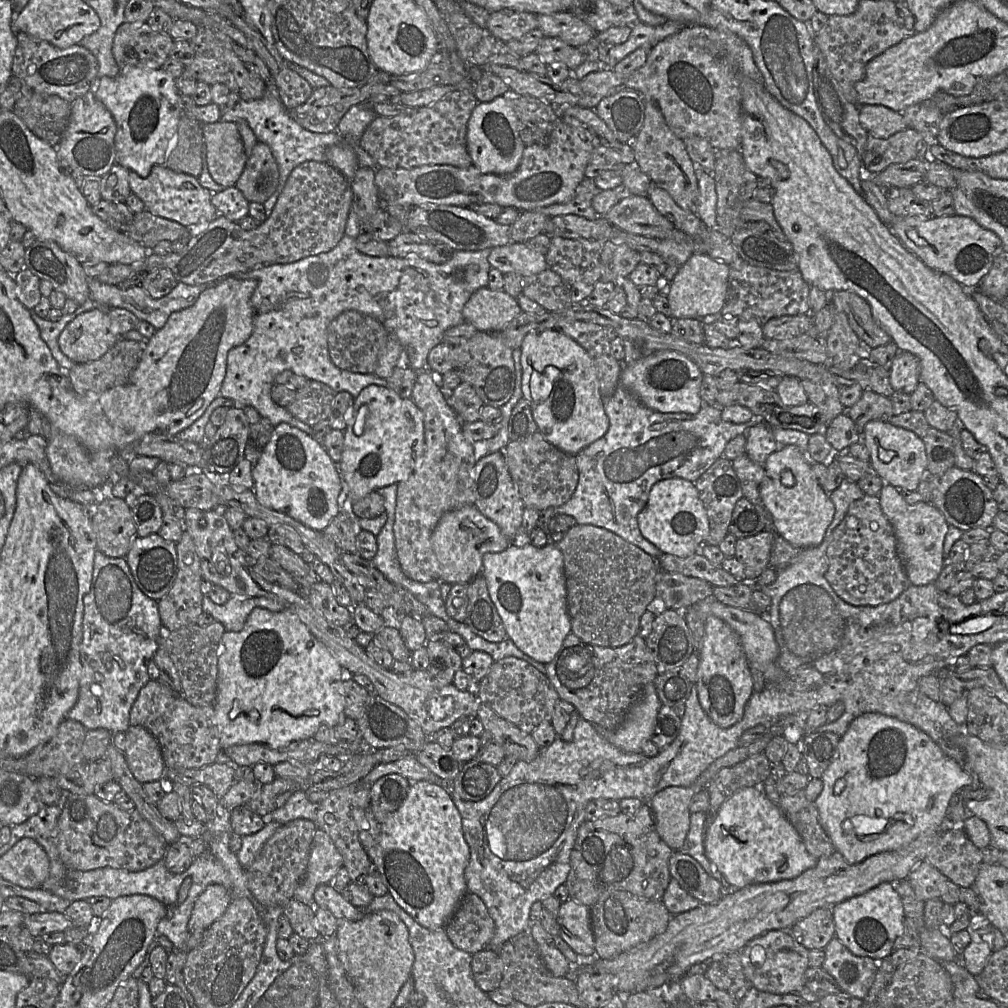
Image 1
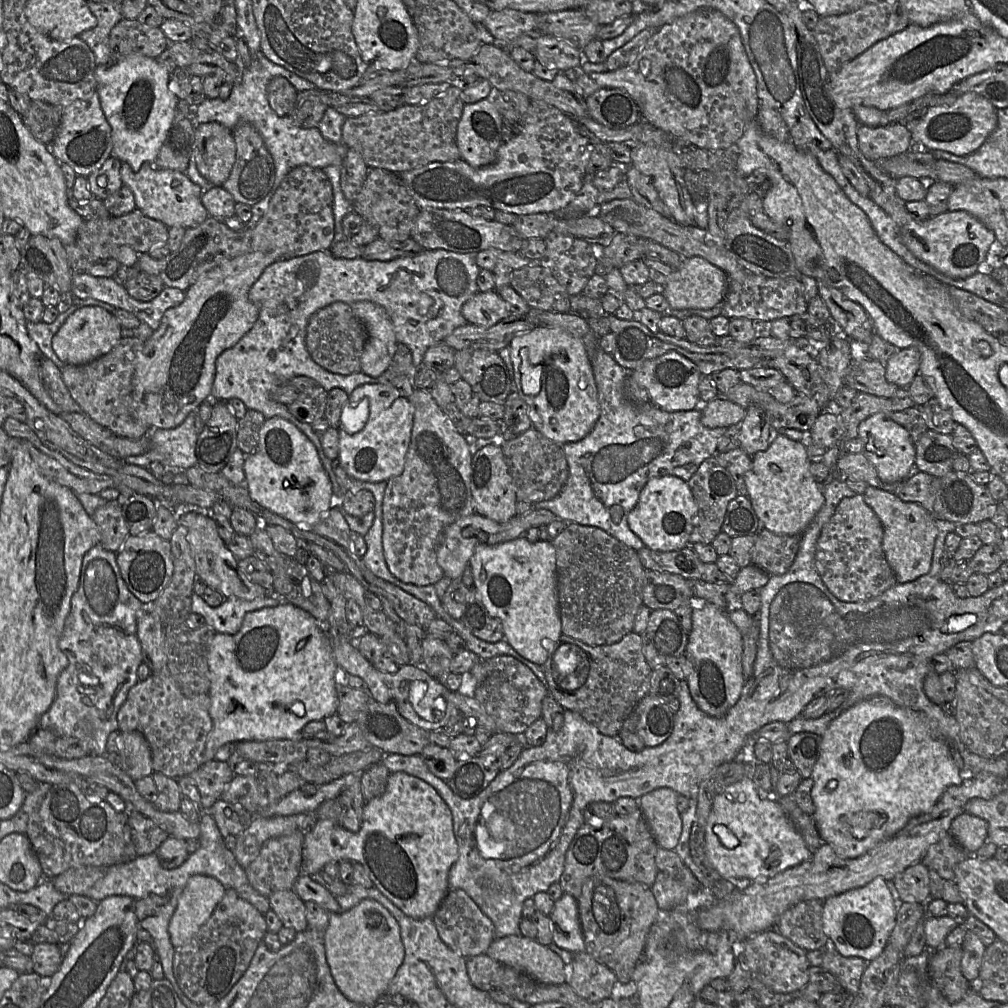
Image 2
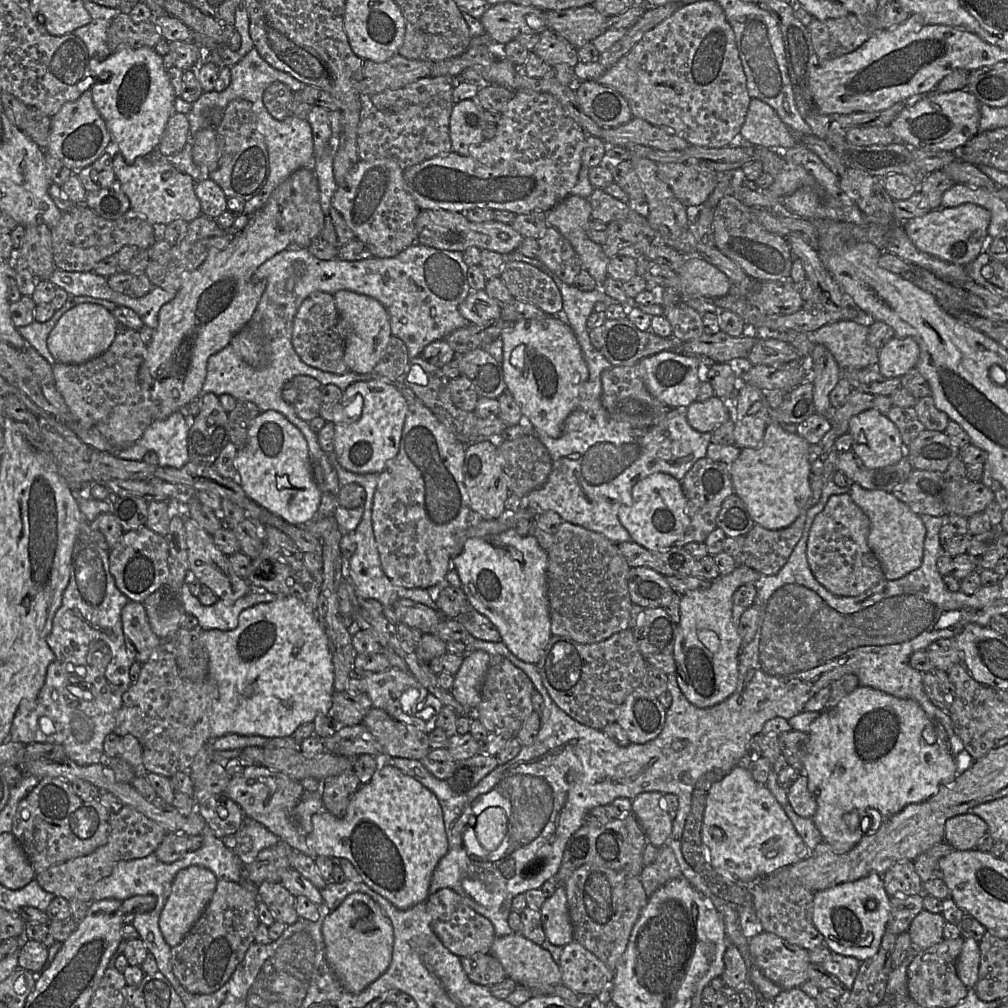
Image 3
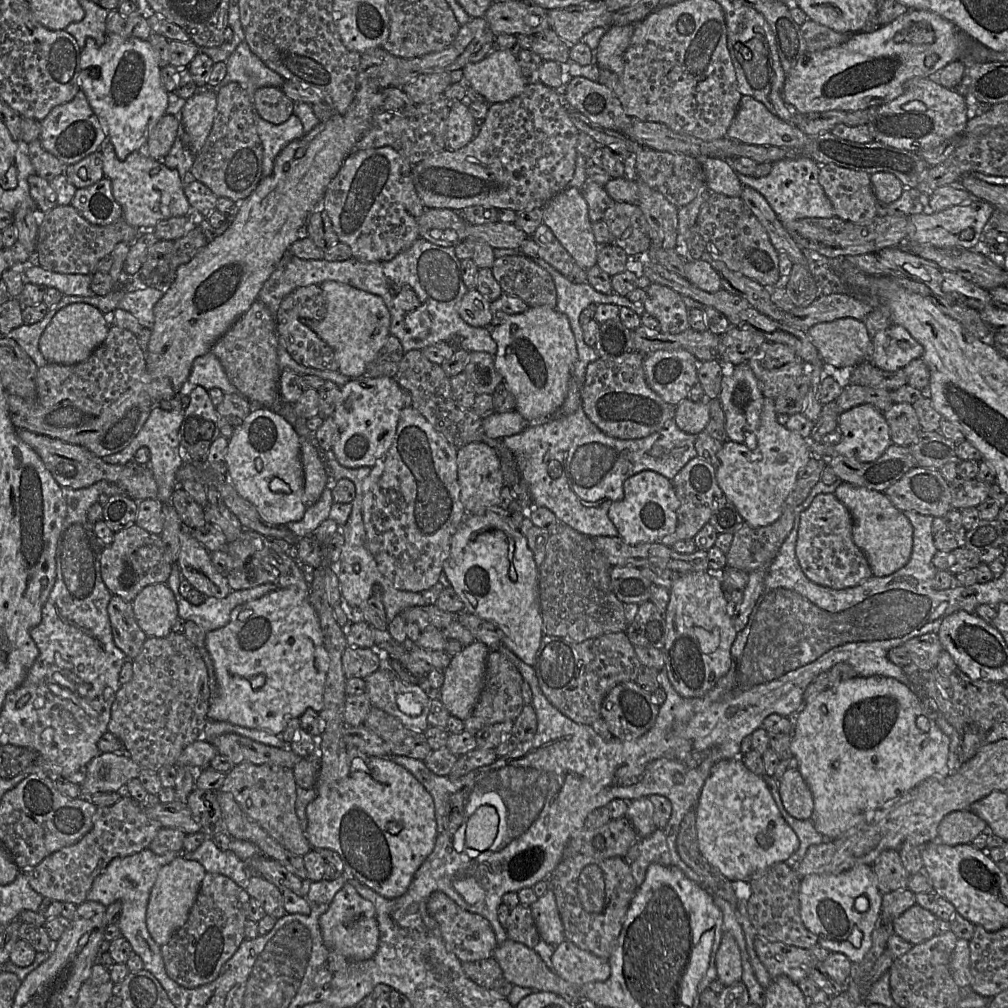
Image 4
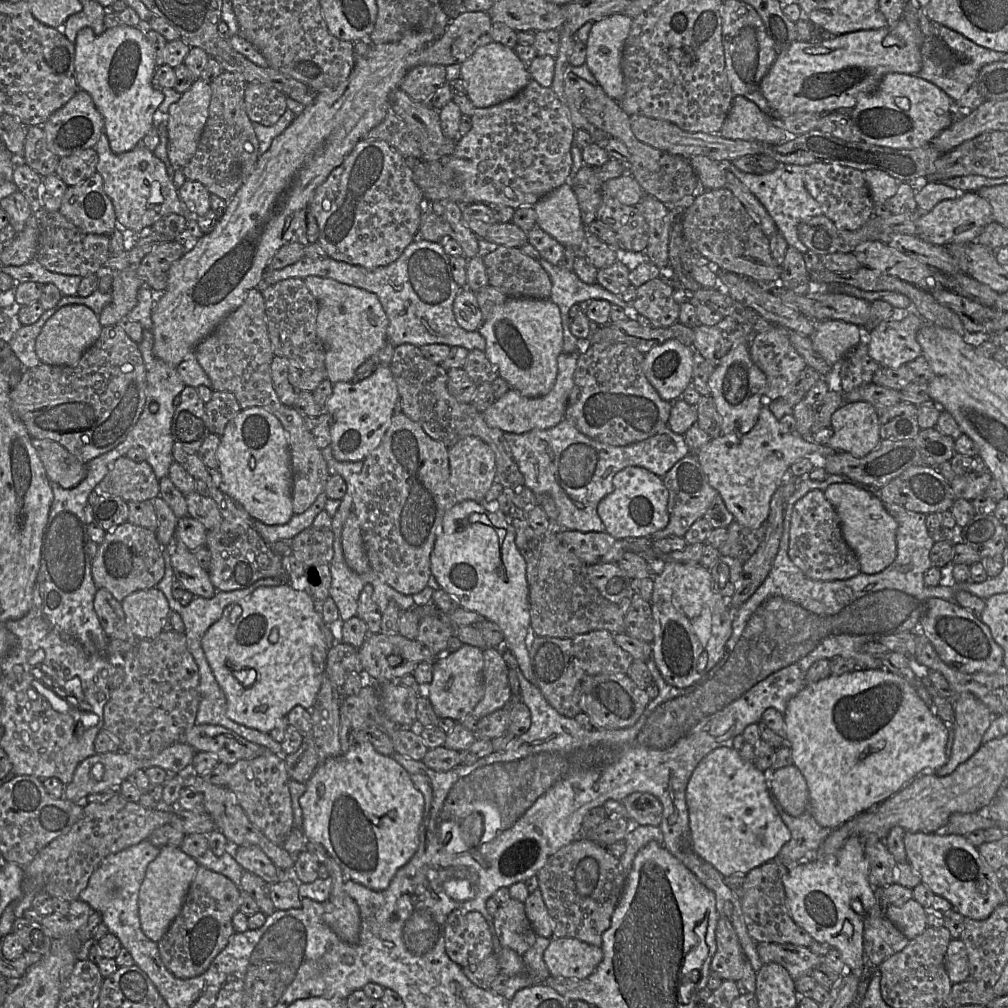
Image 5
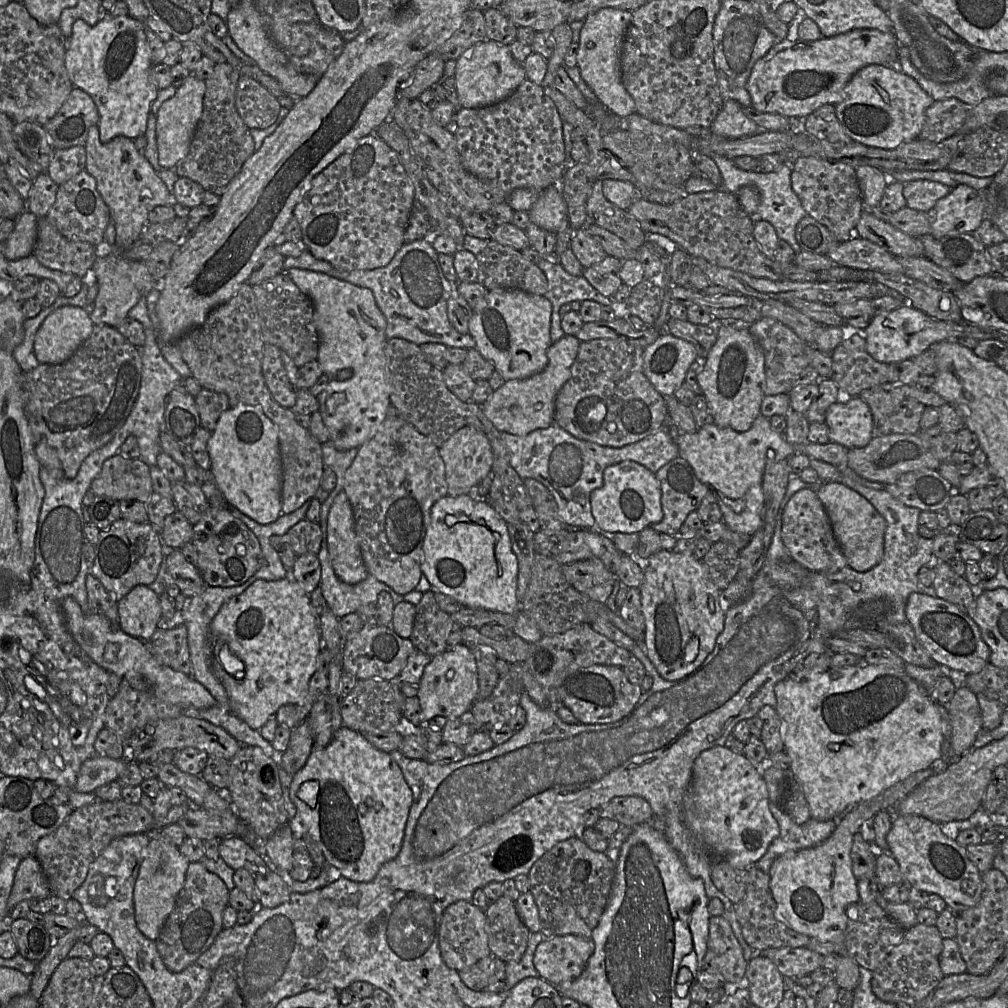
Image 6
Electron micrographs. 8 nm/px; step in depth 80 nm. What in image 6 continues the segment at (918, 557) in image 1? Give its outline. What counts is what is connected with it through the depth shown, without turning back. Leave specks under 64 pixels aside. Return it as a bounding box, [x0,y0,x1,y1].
[816,483,886,572]

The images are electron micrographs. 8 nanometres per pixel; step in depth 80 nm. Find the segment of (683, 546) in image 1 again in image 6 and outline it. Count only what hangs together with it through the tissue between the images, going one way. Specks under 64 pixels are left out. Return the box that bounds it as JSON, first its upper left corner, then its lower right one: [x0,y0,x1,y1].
[590,461,663,533]

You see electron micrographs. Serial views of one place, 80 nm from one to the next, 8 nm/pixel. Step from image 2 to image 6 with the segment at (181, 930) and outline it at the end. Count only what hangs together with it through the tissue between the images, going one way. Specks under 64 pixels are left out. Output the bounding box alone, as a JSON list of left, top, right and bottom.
[133,831,190,941]

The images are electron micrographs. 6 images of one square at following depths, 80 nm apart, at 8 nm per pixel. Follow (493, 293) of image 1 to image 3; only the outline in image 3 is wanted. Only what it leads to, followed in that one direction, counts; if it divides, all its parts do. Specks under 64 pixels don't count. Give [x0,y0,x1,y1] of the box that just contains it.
[459,290,501,325]

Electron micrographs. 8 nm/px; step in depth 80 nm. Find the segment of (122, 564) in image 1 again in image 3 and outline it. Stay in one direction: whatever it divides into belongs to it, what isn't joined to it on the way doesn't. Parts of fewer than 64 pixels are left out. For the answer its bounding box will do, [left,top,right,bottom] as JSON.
[8,526,136,766]

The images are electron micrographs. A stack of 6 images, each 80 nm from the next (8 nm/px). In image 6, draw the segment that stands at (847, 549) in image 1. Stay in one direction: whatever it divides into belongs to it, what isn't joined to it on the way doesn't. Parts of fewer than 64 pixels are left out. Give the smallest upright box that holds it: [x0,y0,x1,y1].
[781,488,847,573]

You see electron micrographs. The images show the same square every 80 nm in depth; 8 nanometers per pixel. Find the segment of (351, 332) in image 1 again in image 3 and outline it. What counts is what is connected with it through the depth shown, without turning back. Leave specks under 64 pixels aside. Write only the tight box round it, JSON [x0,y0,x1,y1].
[291,291,349,374]

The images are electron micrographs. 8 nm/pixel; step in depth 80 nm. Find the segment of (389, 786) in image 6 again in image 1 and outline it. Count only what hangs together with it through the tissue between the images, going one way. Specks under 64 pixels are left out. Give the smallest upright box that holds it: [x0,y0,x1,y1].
[294,780,470,929]

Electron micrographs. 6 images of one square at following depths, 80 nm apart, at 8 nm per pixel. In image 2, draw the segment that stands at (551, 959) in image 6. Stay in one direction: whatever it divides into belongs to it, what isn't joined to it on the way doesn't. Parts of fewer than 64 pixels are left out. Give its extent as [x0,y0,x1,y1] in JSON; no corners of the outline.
[565,951,618,1004]

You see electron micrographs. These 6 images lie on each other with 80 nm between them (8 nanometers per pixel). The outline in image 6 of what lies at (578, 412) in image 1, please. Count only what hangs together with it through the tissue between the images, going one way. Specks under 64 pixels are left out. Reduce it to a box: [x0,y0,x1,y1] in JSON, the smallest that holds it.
[469,289,552,380]

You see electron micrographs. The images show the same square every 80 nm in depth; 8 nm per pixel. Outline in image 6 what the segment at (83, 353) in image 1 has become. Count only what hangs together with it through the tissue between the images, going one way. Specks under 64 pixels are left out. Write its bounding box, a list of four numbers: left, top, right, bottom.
[34,306,95,363]

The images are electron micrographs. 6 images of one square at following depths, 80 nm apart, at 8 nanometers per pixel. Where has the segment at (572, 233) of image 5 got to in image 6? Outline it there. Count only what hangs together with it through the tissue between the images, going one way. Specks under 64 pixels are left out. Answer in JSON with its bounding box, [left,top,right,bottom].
[528,180,569,234]

